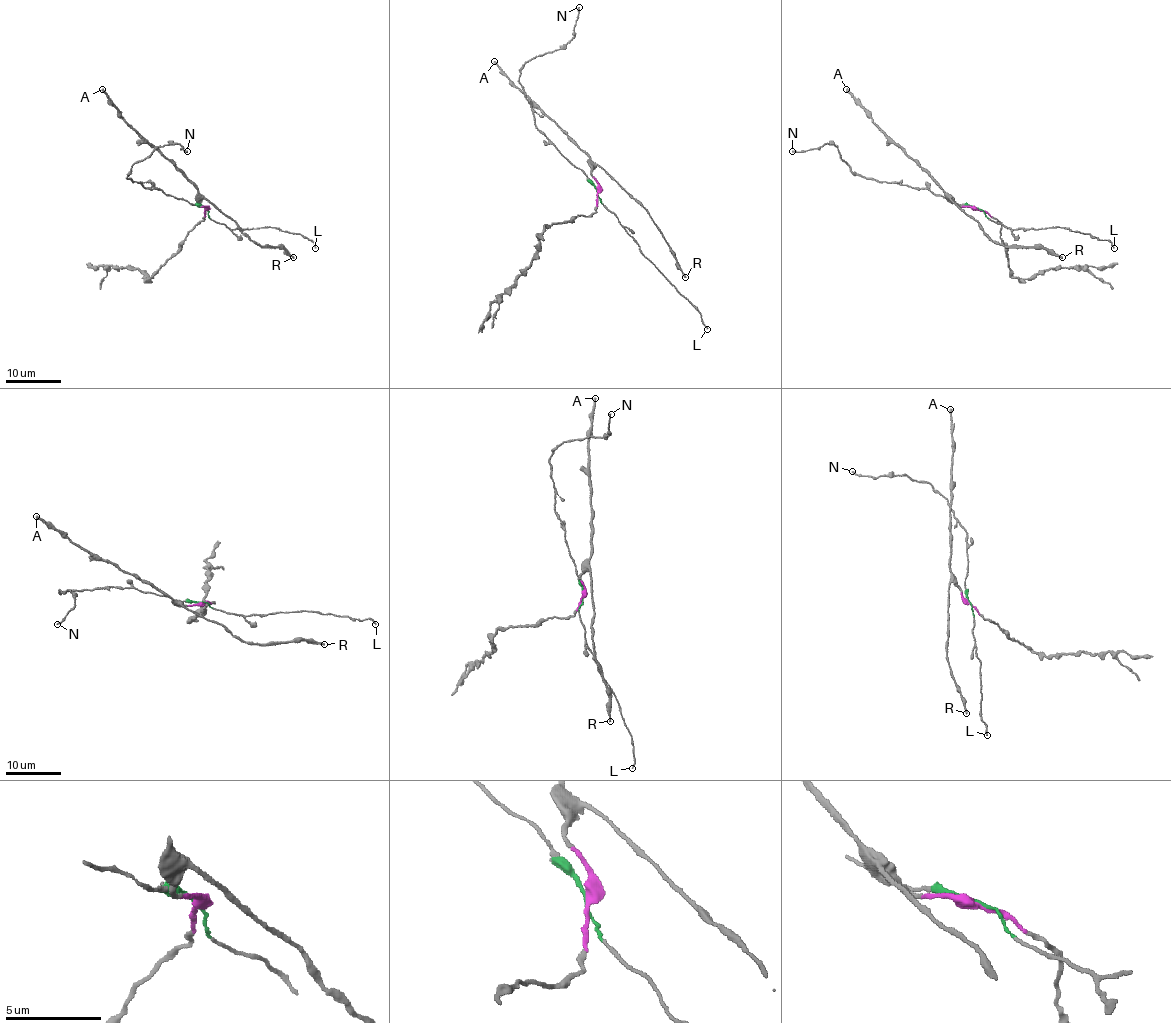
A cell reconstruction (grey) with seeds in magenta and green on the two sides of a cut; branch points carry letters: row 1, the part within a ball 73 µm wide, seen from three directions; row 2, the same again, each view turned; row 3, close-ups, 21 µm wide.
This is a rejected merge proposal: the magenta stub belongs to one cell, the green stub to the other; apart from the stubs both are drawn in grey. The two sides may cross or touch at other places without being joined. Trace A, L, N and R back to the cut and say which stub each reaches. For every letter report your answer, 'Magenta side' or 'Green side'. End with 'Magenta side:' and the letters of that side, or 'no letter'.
A: Magenta side
L: Green side
N: Green side
R: Magenta side
Magenta side: A, R

